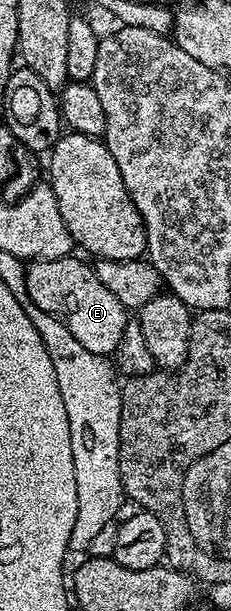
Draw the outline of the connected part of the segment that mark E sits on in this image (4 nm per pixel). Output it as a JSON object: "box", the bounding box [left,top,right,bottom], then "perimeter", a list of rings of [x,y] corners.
{"box":[26,254,128,357],"perimeter":[[[71,254],[55,260],[29,261],[26,264],[26,295],[29,303],[68,326],[68,330],[72,330],[72,338],[76,338],[76,342],[80,342],[84,350],[109,357],[116,350],[116,346],[120,346],[120,334],[124,334],[124,326],[128,322],[128,309],[122,305],[120,298],[113,296],[112,290],[100,286],[100,278],[96,278],[93,267],[76,257],[77,255]]]}

